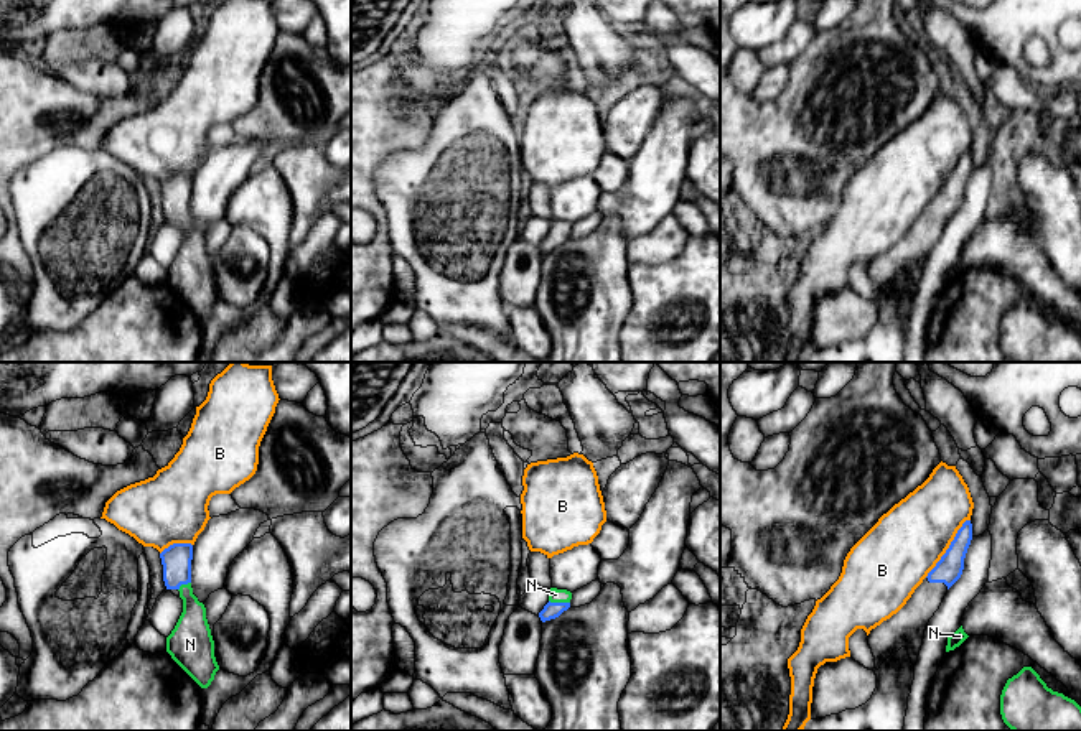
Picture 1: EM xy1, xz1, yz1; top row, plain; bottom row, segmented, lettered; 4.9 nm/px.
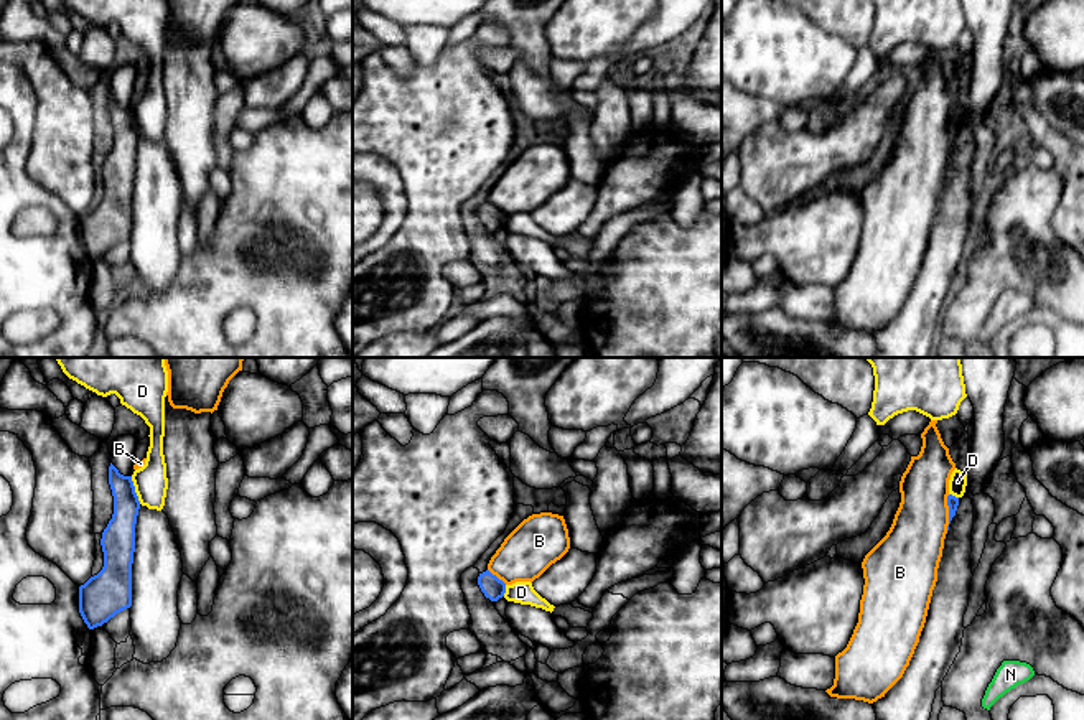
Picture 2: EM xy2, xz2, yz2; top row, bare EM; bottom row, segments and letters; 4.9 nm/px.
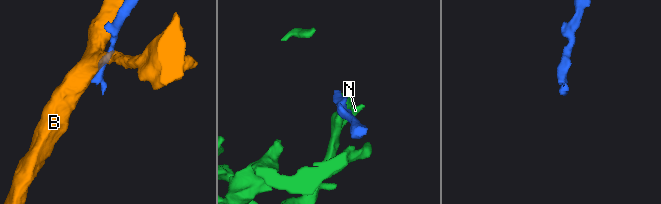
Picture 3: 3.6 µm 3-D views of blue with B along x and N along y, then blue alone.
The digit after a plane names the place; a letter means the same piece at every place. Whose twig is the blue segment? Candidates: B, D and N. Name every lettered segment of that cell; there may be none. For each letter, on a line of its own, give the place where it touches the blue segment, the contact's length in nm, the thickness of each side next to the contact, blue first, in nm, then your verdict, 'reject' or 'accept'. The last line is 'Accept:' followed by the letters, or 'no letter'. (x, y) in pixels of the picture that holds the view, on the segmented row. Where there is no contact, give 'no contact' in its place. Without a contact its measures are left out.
B: yz1 (949, 547) | 360 nm | 140/360 nm | reject
D: xy2 (134, 490) | 140 nm | 160/170 nm | reject
N: xz1 (559, 603) | 110 nm | 80/70 nm | accept
Accept: N

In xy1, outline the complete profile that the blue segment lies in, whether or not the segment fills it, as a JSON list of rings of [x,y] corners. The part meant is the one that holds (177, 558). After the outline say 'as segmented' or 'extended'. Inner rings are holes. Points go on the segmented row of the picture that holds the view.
[[[173,543],[160,553],[166,589],[178,589],[183,612],[166,637],[166,652],[201,687],[208,688],[219,665],[206,608],[191,588],[191,543]]]; extended

